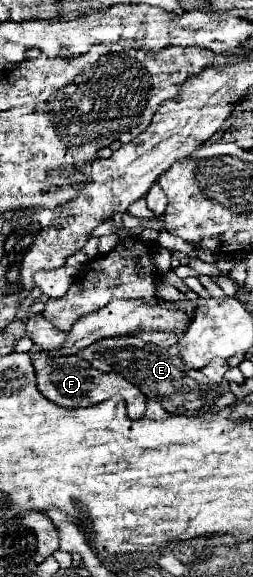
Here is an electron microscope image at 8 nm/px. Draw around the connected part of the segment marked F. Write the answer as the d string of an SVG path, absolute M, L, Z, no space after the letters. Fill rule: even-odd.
M39 350L39 352L29 352L33 366L35 366L35 376L37 376L37 388L45 398L49 398L55 404L61 404L65 408L79 408L79 406L91 406L97 402L103 402L105 398L111 398L113 394L125 396L127 402L127 414L129 418L141 418L145 412L145 396L125 378L121 378L115 372L99 372L89 362L85 362L79 356L57 356L49 350Z

